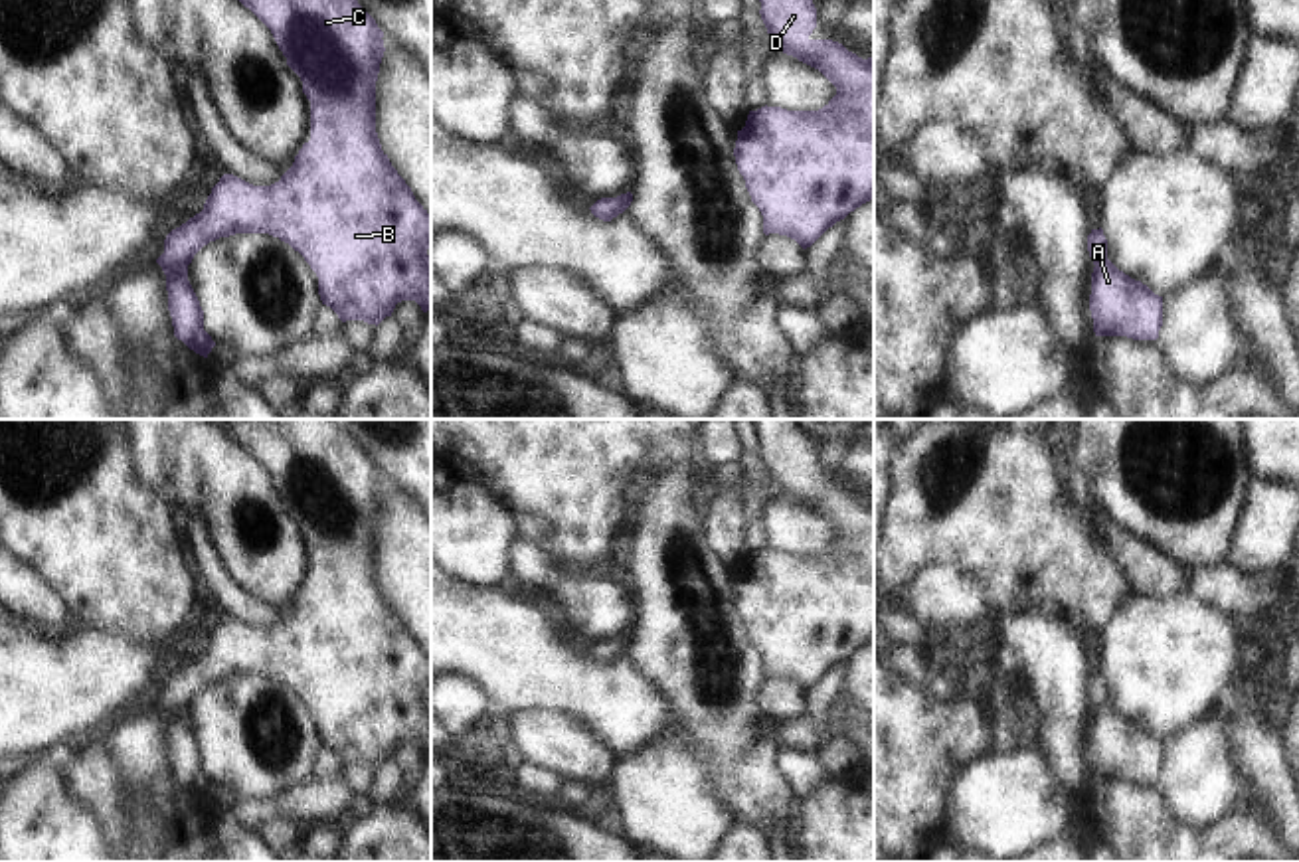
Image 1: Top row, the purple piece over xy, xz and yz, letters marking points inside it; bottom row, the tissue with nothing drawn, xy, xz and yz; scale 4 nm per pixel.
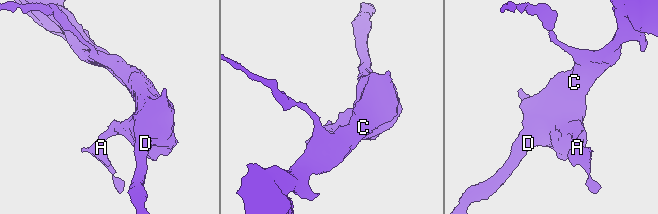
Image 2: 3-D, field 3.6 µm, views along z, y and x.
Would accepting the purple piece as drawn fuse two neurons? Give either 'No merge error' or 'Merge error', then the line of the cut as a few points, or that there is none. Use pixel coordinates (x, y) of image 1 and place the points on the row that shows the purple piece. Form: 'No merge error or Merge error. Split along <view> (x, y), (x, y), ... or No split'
No merge error. No split

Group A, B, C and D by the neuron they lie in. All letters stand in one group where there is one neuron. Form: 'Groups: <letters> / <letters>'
Groups: A B C D

